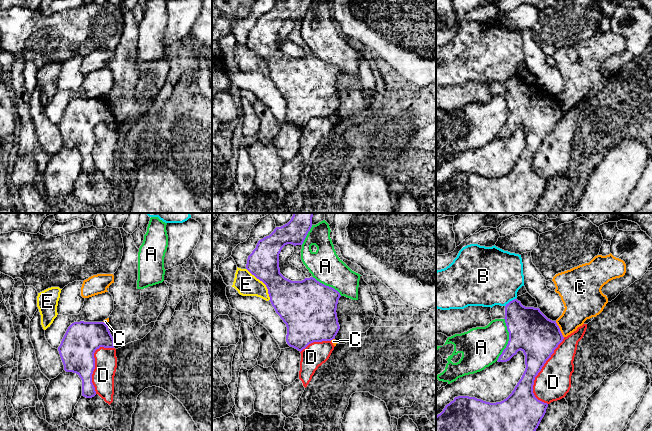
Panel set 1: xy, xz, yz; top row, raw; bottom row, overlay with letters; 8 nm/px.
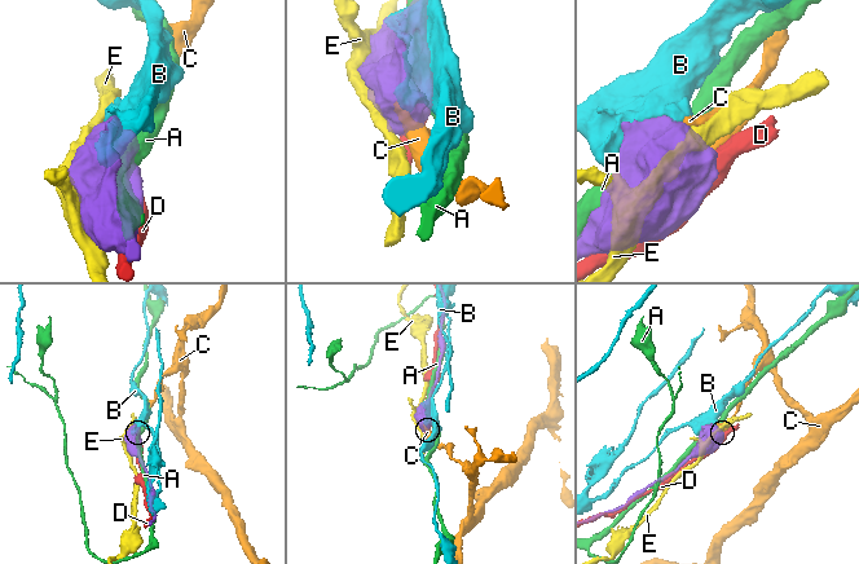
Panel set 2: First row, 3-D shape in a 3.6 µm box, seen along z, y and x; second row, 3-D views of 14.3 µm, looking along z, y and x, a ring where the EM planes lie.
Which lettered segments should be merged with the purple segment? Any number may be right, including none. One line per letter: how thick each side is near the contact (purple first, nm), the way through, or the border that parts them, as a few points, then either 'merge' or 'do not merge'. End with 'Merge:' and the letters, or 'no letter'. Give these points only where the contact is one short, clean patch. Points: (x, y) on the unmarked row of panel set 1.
A: calibres 340 and 320 nm; do not merge
B: calibres 320 and 460 nm; do not merge
C: calibres 340 and 240 nm; do not merge
D: calibres 300 and 280 nm; do not merge
E: calibres 280 and 180 nm; do not merge
Merge: no letter

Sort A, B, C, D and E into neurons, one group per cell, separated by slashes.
A / B / C / D / E

